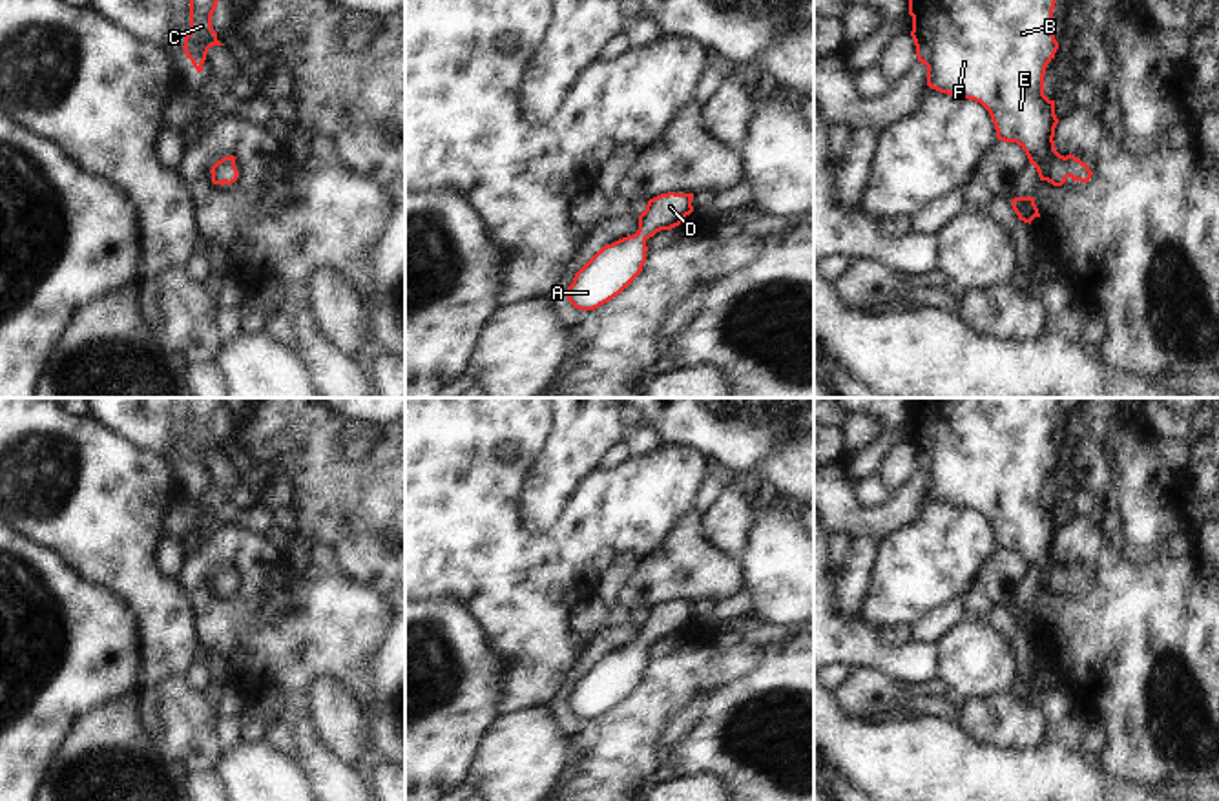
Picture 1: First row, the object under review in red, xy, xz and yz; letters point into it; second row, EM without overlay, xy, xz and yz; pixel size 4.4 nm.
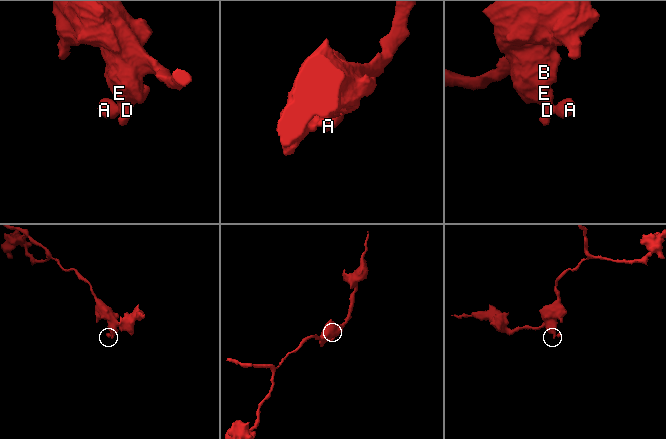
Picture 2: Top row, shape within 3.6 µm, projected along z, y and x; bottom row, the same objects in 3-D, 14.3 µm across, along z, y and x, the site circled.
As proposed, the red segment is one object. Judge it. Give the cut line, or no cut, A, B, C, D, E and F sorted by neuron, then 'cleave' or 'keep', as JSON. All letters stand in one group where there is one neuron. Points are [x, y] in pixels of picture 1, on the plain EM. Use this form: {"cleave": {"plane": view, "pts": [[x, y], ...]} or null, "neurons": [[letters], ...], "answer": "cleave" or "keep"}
{"cleave": null, "neurons": [["A", "B", "C", "D", "E", "F"]], "answer": "keep"}

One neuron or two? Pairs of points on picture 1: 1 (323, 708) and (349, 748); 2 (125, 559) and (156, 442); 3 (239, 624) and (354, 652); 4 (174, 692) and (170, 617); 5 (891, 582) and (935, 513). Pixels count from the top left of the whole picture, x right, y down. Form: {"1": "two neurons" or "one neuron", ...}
{"1": "one neuron", "2": "two neurons", "3": "one neuron", "4": "two neurons", "5": "one neuron"}

